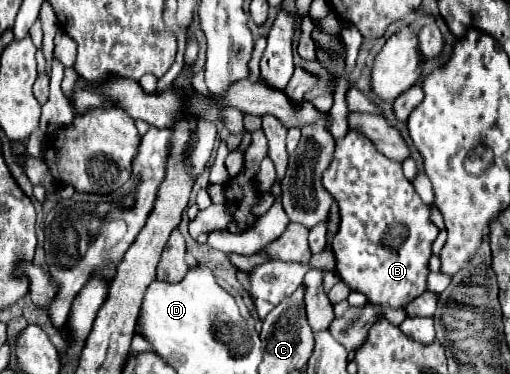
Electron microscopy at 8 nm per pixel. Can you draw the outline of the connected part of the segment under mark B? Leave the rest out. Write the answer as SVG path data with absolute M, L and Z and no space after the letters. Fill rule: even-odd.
M349 131L343 139L335 141L331 167L323 173L323 185L335 197L341 209L341 225L333 239L335 269L345 285L361 291L373 305L389 305L393 309L407 307L415 297L427 291L431 245L439 235L437 225L429 219L429 209L415 193L409 179L401 171L401 163L383 157L373 143L359 131Z

